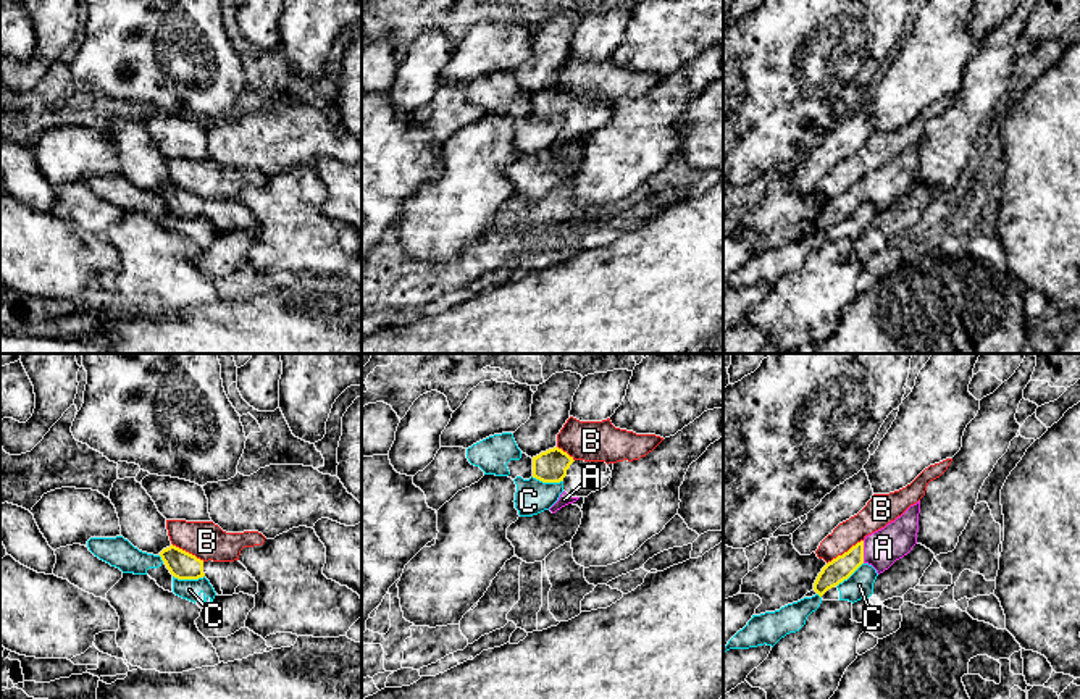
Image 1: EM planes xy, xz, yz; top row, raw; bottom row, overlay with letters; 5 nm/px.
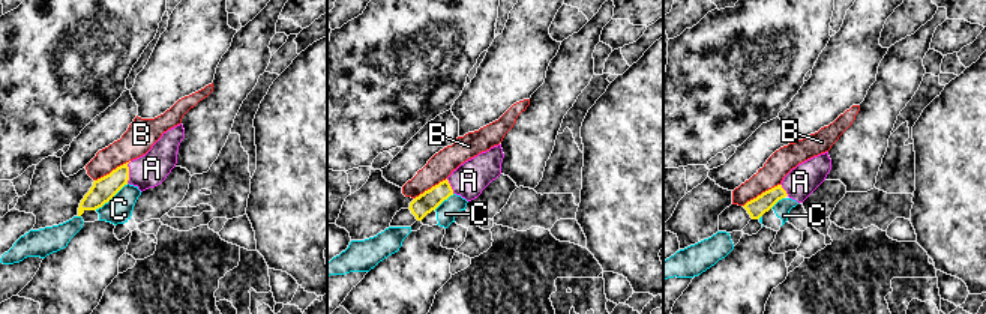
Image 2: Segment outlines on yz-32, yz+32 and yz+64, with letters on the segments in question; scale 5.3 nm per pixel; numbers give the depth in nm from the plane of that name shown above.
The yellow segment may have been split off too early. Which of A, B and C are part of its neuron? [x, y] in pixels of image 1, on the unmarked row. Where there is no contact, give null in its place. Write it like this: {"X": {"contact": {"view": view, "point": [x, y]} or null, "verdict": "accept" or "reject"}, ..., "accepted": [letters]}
{"A": {"contact": {"view": "yz", "point": [862, 191]}, "verdict": "accept"}, "B": {"contact": {"view": "yz", "point": [845, 191]}, "verdict": "reject"}, "C": {"contact": {"view": "xy", "point": [189, 217]}, "verdict": "reject"}, "accepted": ["A"]}

